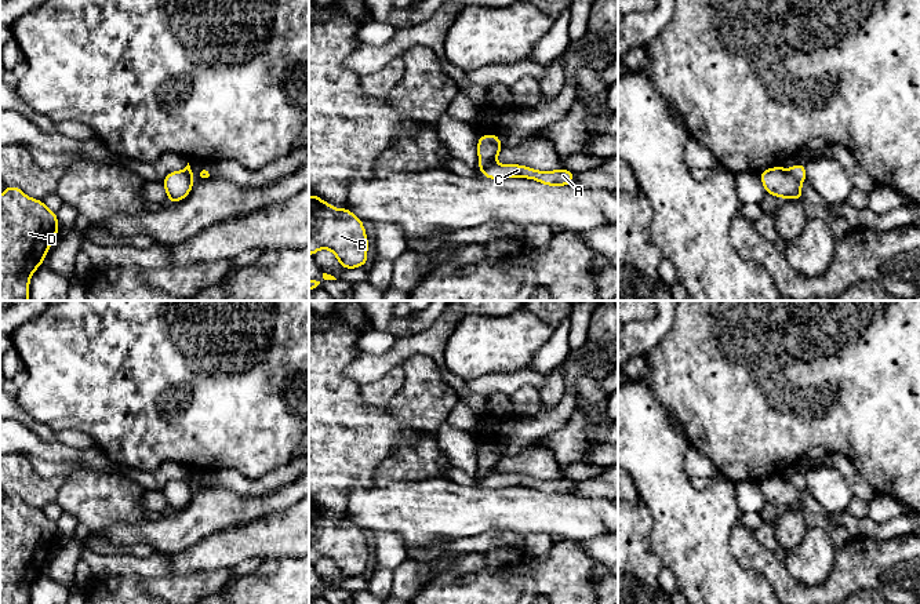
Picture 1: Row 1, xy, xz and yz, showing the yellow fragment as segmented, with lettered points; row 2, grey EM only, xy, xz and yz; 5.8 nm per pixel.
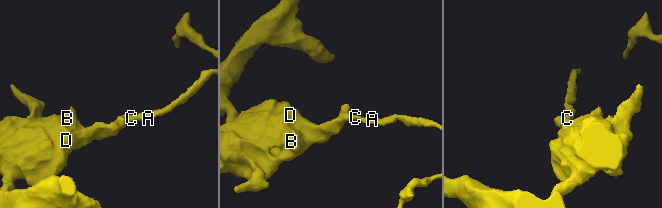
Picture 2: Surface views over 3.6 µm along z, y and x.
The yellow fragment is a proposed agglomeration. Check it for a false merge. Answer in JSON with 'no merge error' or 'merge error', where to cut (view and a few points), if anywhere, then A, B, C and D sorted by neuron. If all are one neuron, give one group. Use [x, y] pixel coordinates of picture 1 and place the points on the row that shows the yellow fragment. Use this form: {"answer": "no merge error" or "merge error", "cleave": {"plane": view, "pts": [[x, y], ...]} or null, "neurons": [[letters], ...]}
{"answer": "merge error", "cleave": {"plane": "xz", "pts": [[495, 162], [484, 174]]}, "neurons": [["A", "C"], ["B", "D"]]}

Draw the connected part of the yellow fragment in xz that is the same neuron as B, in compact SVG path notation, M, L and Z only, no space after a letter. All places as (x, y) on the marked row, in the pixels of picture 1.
M312 193L309 197L309 255L326 248L343 269L367 265L368 240L363 221L349 208L335 208Z

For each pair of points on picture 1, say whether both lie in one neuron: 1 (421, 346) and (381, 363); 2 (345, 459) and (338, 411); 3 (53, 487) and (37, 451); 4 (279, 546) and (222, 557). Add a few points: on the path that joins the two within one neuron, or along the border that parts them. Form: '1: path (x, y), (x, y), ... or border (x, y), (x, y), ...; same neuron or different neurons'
1: path (411, 346), (403, 348), (391, 359); same neuron
2: path (338, 447), (338, 424); same neuron
3: border (25, 458), (46, 479), (65, 477); different neurons
4: path (265, 546), (236, 546); same neuron

